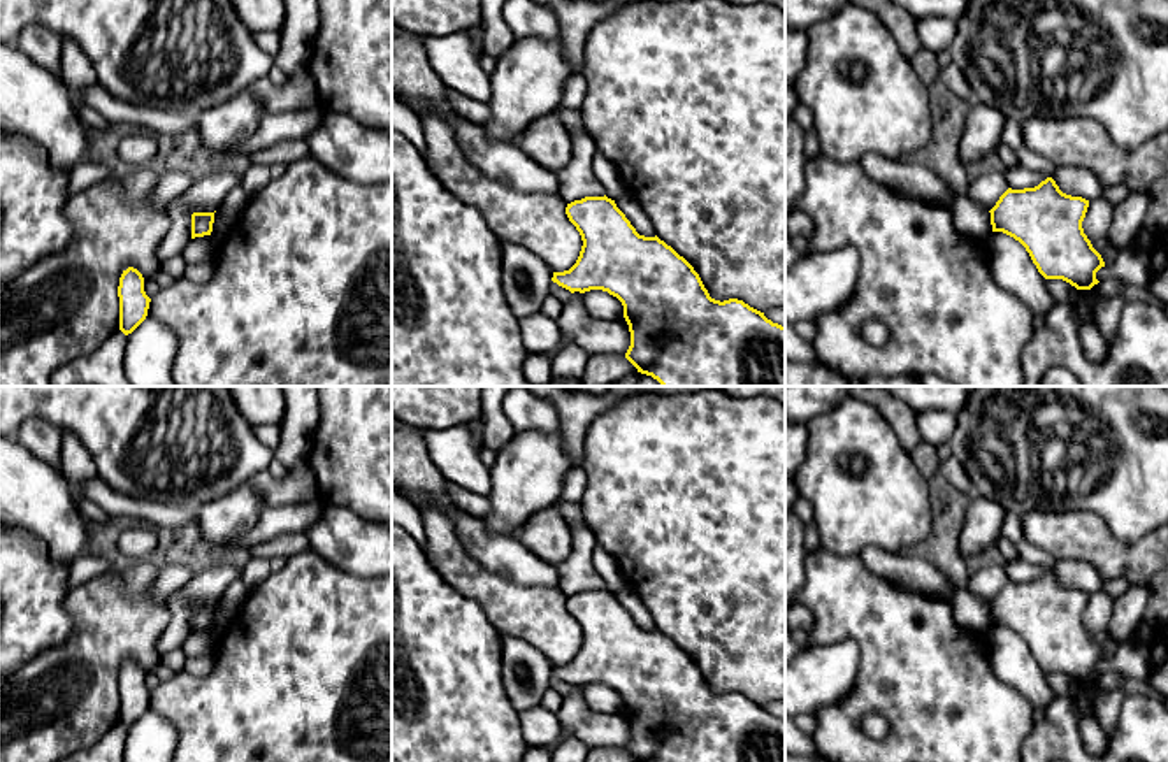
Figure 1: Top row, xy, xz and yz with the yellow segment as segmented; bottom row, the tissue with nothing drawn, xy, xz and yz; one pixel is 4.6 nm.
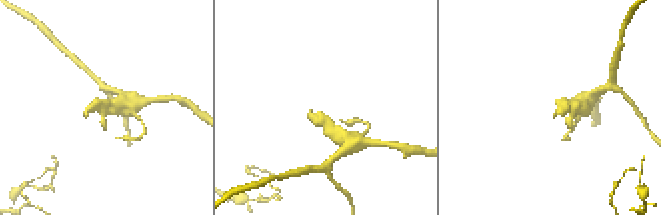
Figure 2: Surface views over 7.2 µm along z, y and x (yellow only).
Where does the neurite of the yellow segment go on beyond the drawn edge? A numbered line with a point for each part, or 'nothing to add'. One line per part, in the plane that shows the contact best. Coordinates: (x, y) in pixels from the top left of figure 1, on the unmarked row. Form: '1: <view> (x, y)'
nothing to add

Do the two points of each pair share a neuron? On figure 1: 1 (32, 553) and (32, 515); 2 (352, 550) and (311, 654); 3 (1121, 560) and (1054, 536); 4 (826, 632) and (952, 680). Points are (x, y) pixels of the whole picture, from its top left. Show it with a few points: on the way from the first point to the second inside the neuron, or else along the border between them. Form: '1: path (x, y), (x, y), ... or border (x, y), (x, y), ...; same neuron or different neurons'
1: border (18, 527), (36, 534), (48, 553), (62, 562); different neurons
2: border (310, 548), (348, 573), (373, 578); different neurons
3: path (1105, 552), (1084, 536), (1070, 536); same neuron
4: path (857, 629), (889, 629), (921, 661); same neuron

